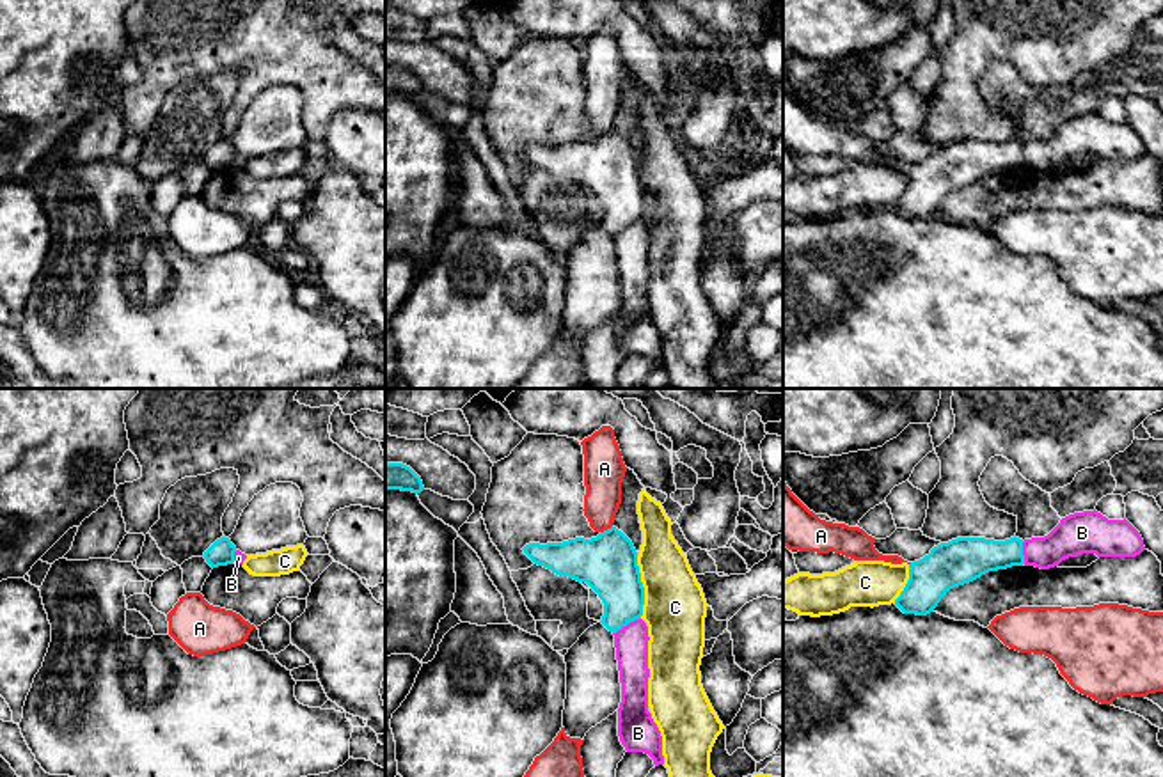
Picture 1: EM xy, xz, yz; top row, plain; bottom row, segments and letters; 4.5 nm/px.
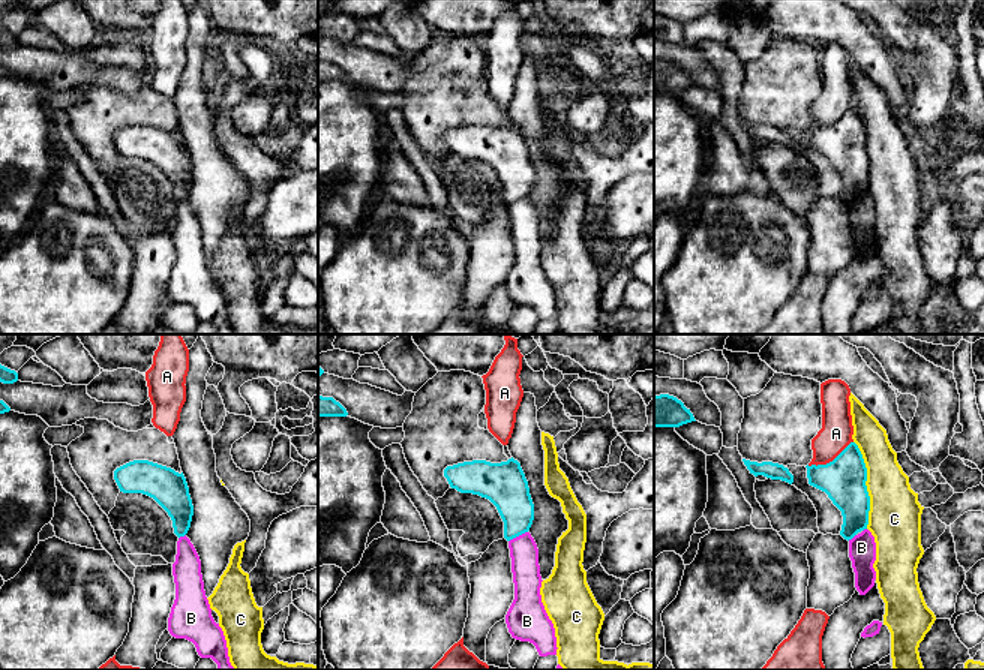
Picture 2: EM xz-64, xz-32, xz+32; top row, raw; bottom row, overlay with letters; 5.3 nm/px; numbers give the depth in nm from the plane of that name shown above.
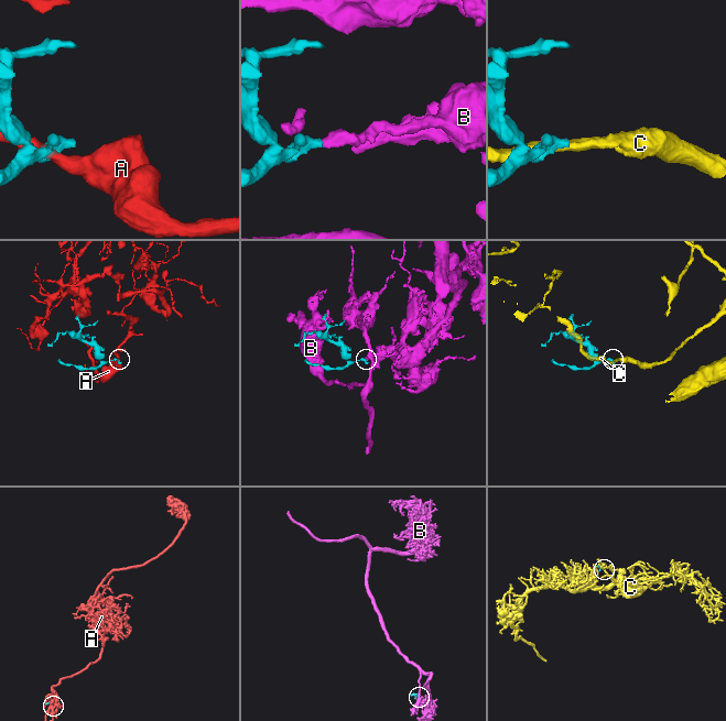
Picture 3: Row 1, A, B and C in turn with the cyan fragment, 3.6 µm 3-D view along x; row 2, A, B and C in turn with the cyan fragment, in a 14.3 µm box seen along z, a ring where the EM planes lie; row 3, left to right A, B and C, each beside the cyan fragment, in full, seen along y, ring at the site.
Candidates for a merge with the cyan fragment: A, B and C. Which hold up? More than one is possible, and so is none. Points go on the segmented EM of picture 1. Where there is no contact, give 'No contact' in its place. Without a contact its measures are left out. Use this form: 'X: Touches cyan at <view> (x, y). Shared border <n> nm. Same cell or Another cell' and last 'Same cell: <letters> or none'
A: Touches cyan at xz (608, 529). Shared border 70 nm. Another cell
B: Touches cyan at xz (625, 625). Shared border 150 nm. Another cell
C: Touches cyan at xz (641, 586). Shared border 280 nm. Another cell
Same cell: none

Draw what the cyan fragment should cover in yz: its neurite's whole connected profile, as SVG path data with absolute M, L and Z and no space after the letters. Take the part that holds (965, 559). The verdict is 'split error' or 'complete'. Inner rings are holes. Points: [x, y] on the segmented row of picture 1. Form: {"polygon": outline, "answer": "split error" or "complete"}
{"polygon": "M1016 536L1005 541L957 538L934 546L929 555L909 564L909 580L895 605L904 614L927 616L950 589L989 571L1023 564L1023 539Z", "answer": "complete"}

